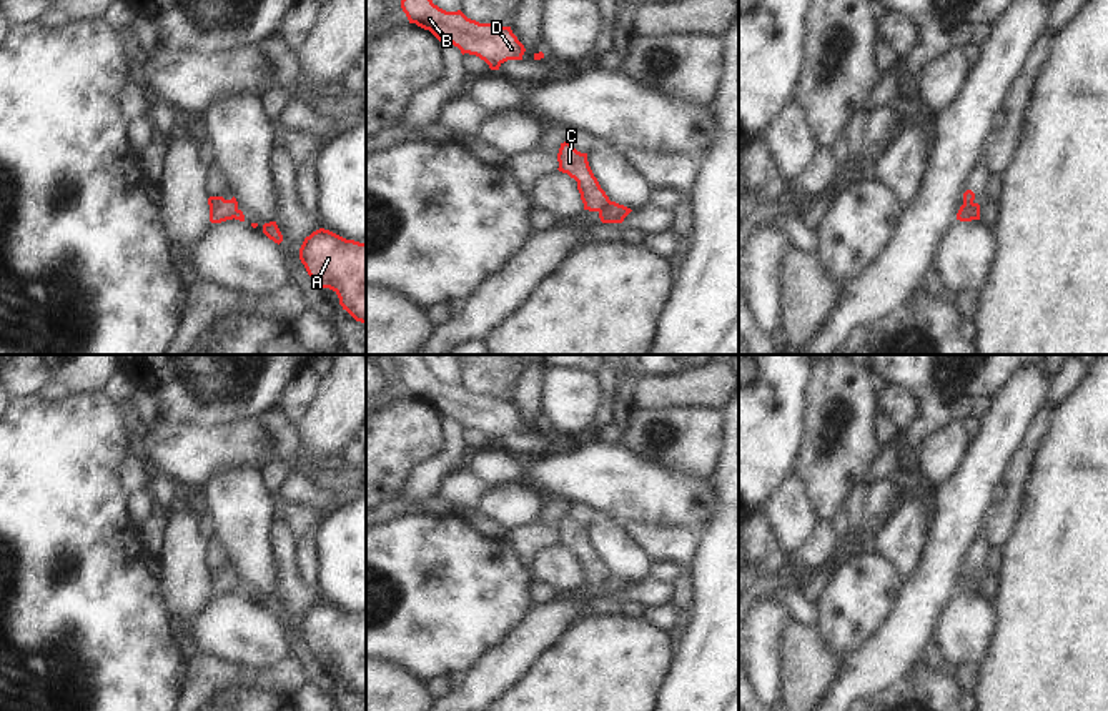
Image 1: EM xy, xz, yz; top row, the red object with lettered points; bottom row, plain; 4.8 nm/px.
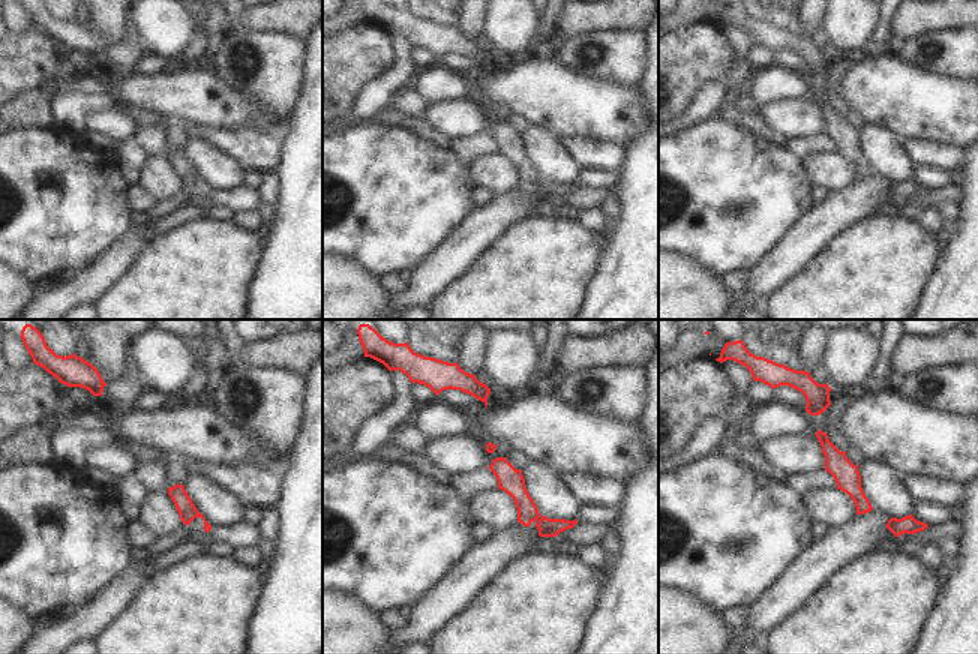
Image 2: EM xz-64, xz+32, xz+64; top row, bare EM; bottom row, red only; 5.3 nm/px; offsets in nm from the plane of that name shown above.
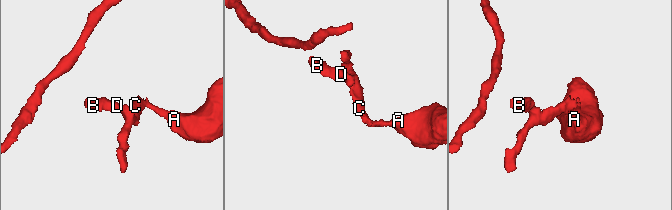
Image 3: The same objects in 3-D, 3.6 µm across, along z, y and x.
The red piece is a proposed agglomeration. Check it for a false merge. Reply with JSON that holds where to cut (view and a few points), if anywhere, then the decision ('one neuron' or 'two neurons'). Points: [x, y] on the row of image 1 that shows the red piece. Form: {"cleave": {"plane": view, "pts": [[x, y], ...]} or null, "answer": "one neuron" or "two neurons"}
{"cleave": {"plane": "xz", "pts": [[609, 200], [599, 212]]}, "answer": "two neurons"}

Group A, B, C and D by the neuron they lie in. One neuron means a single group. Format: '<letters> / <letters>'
A / B C D

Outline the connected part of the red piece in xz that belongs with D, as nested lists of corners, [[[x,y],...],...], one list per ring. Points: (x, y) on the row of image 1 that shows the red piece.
[[[401,0],[401,8],[409,23],[429,30],[441,43],[453,43],[462,55],[479,57],[491,70],[499,70],[507,60],[522,60],[526,52],[511,27],[479,23],[461,10],[446,12],[433,0]]]

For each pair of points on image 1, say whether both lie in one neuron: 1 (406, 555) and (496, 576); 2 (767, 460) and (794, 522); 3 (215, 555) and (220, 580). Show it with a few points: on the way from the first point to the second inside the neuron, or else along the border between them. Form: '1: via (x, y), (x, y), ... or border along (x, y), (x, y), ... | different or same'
1: via (428, 558), (446, 558), (464, 576), (474, 576) | same
2: border along (792, 473), (757, 507) | different
3: via (218, 561), (220, 573) | same

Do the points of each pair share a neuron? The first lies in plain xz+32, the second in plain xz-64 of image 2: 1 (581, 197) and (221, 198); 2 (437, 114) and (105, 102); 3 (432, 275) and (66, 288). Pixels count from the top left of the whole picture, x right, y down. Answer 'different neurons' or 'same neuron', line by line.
1: same neuron
2: different neurons
3: same neuron

